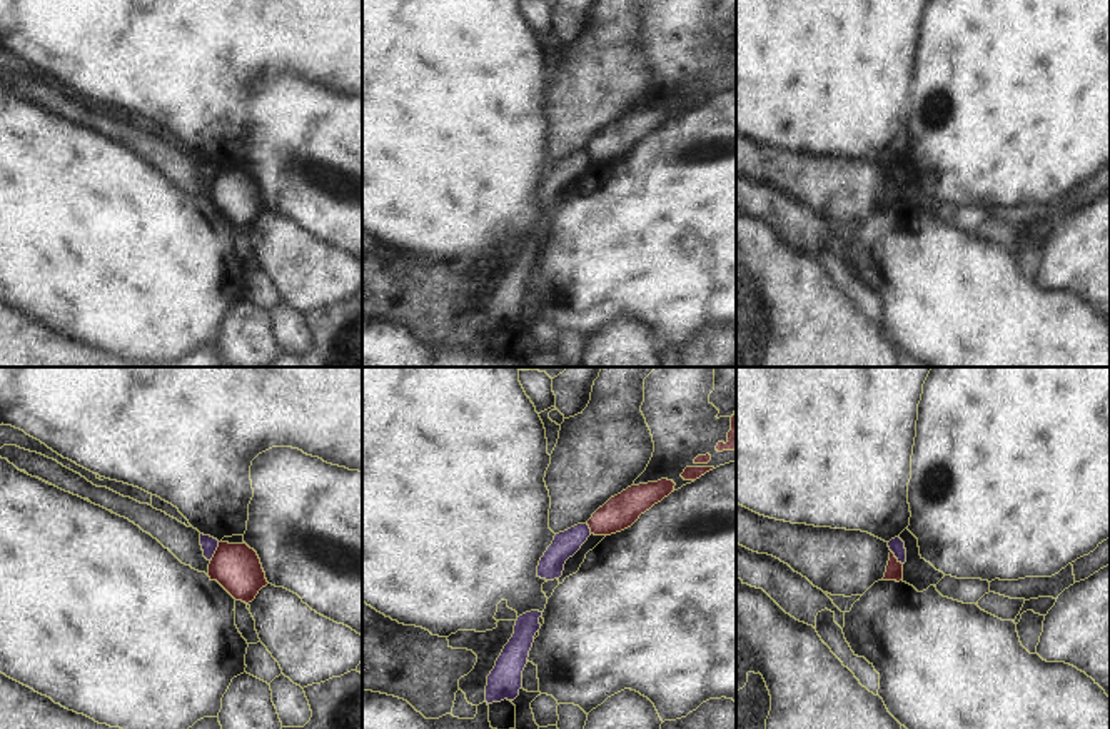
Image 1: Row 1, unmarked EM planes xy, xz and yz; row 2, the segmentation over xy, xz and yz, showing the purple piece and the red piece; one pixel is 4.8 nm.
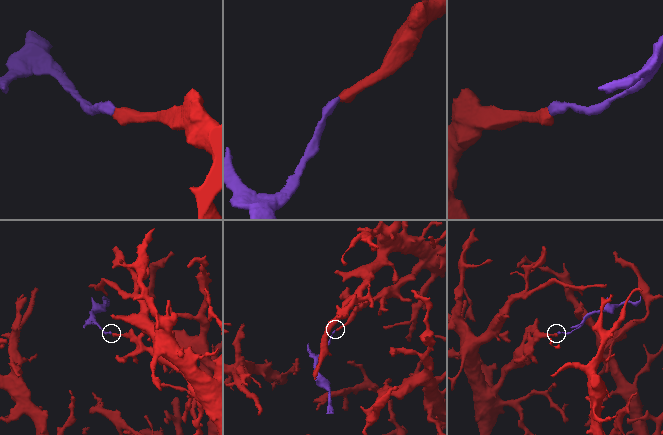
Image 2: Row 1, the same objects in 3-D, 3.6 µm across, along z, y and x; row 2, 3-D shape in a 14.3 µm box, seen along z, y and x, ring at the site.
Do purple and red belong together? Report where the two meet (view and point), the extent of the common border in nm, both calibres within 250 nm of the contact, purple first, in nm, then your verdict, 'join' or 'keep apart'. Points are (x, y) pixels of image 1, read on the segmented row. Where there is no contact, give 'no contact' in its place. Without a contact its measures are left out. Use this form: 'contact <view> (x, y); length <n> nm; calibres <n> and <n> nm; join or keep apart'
contact xy (214, 553); length 100 nm; calibres 80 and 220 nm; keep apart

